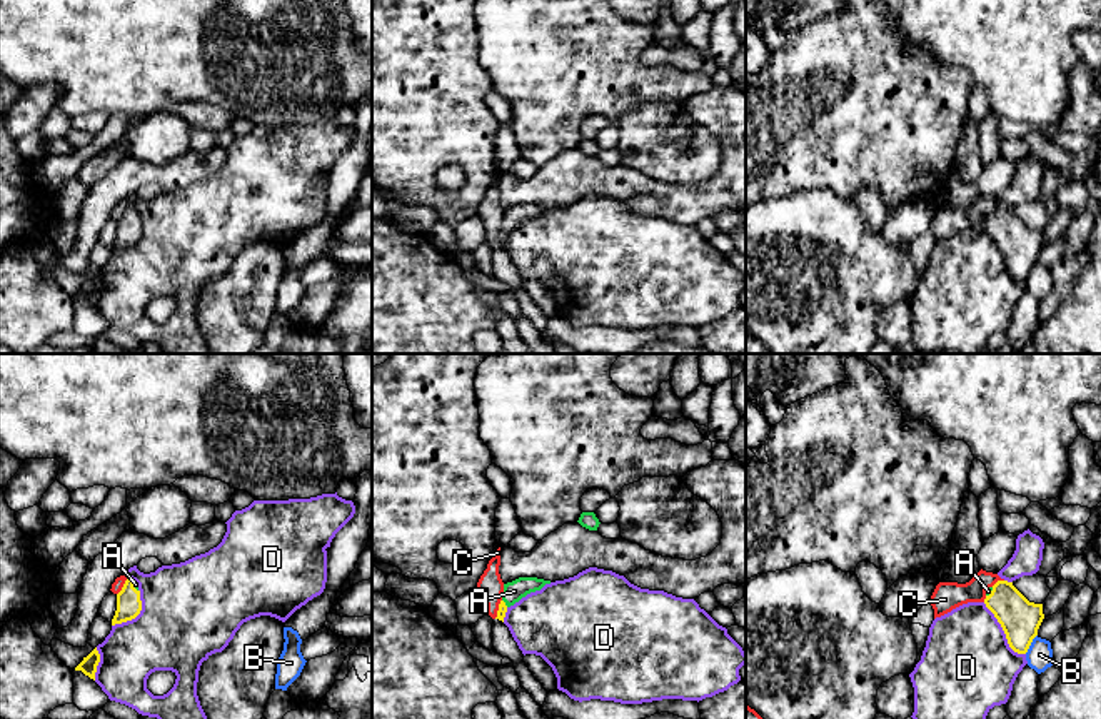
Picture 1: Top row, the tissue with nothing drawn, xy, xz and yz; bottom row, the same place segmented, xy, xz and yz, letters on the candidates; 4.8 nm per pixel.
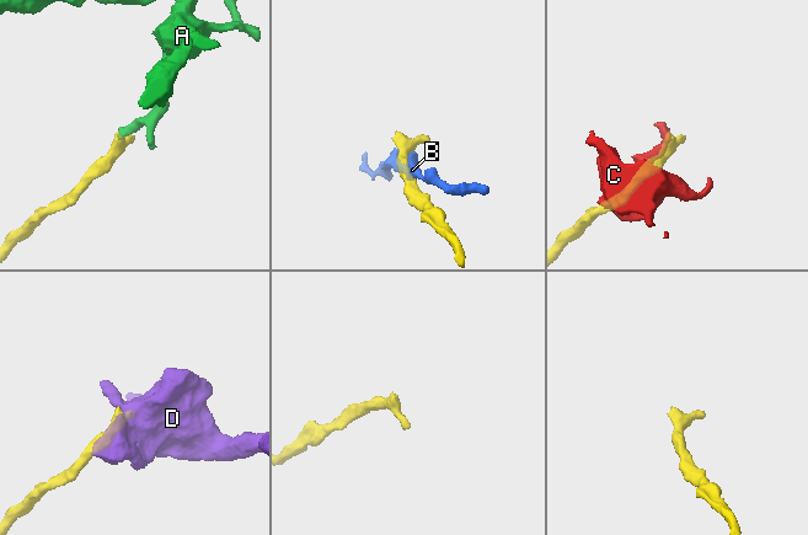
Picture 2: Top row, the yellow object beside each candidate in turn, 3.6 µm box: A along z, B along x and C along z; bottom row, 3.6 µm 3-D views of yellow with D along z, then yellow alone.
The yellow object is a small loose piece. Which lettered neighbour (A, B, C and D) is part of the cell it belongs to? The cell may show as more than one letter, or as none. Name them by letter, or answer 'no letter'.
A

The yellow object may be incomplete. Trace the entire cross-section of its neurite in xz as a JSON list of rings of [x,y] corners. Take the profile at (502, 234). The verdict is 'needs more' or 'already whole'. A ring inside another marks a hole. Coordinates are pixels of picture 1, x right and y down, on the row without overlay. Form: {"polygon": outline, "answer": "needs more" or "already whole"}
{"polygon": [[[519,204],[512,209],[504,210],[502,227],[499,230],[497,244],[504,249],[505,239],[510,232],[519,229],[530,219],[540,217],[550,207],[537,205],[537,204]]], "answer": "needs more"}

